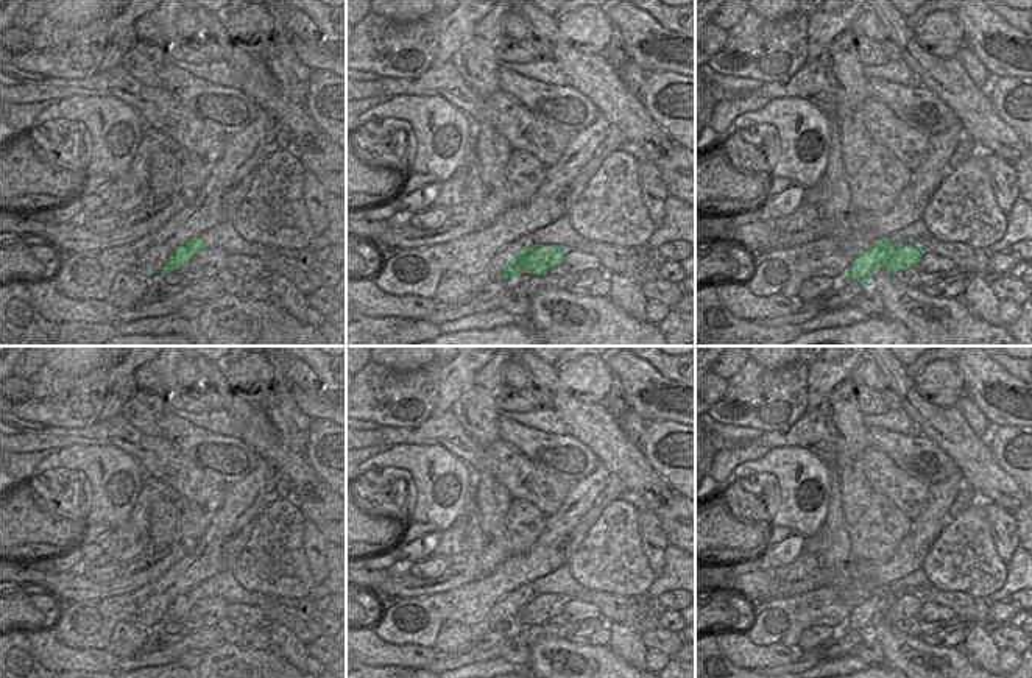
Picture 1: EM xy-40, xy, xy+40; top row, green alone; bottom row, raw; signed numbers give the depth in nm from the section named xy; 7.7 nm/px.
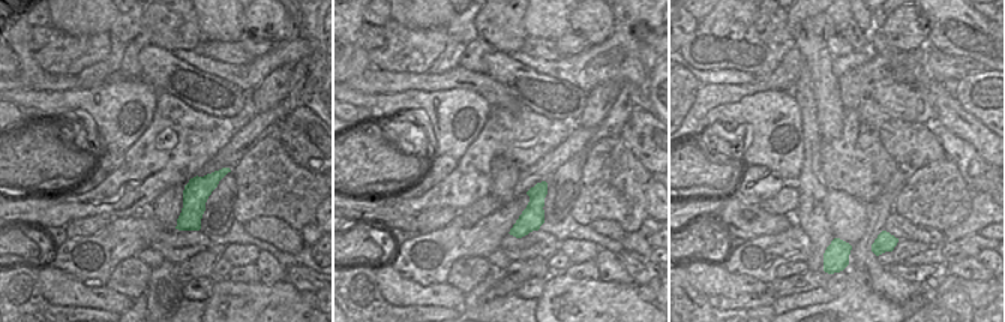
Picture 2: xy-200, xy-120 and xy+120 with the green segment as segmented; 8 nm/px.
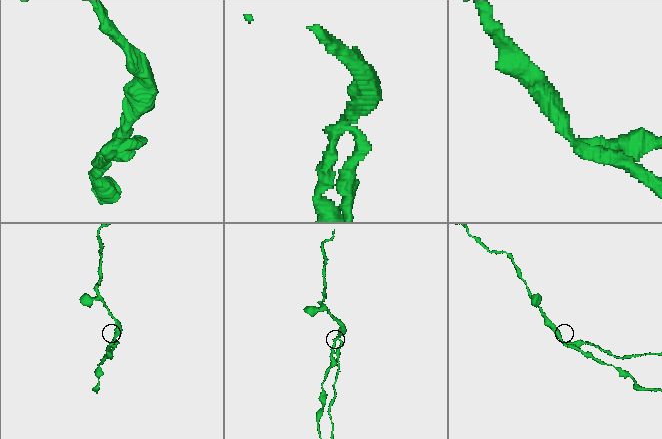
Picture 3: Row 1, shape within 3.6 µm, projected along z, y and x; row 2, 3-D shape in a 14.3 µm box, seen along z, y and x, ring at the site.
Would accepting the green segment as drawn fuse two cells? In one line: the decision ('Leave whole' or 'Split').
Split.

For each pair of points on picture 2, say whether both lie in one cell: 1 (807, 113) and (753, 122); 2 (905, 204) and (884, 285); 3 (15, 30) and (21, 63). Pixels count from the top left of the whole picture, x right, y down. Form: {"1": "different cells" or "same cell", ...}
{"1": "different cells", "2": "different cells", "3": "same cell"}

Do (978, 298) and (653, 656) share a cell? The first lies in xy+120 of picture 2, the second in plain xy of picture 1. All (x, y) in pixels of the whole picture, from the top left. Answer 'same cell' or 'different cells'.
same cell

